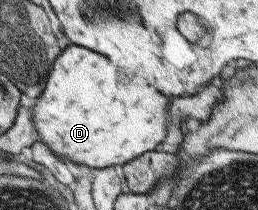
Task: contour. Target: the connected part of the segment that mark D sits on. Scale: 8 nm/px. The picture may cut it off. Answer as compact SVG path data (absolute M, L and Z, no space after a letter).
M64 42L64 45L65 48L56 56L52 69L45 78L43 94L36 99L33 106L33 123L39 131L41 142L49 147L51 153L55 153L55 157L69 159L73 163L91 168L121 166L155 149L155 145L165 137L167 97L157 93L153 87L129 91L127 83L121 83L117 67L111 65L103 55L68 42Z

